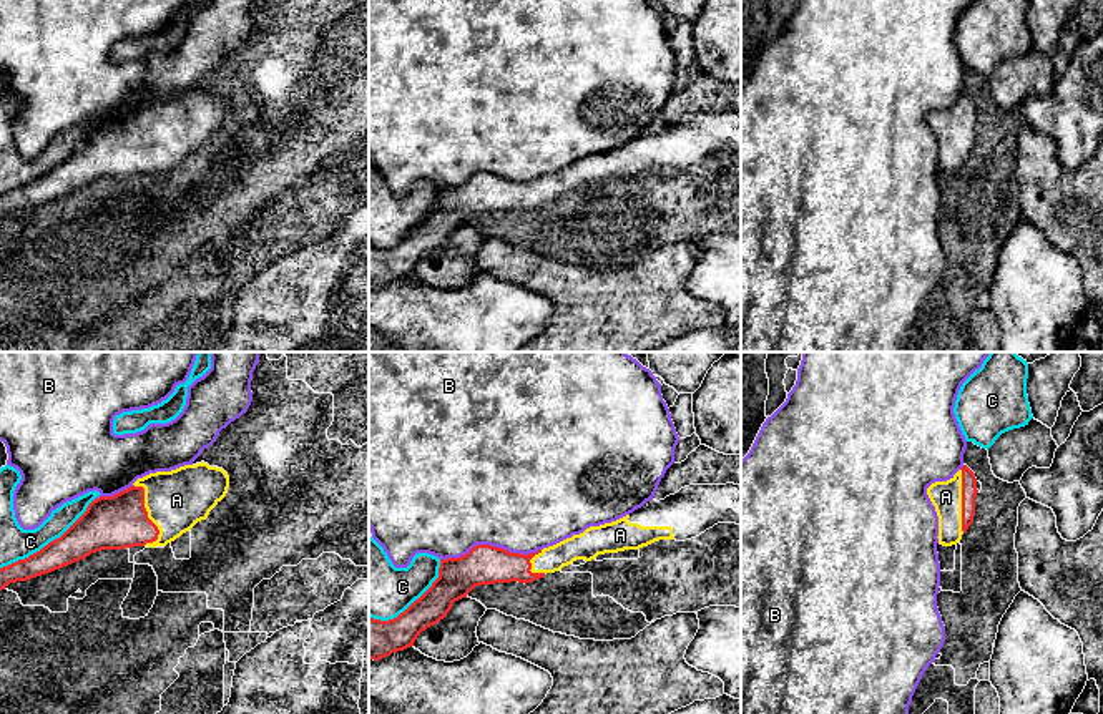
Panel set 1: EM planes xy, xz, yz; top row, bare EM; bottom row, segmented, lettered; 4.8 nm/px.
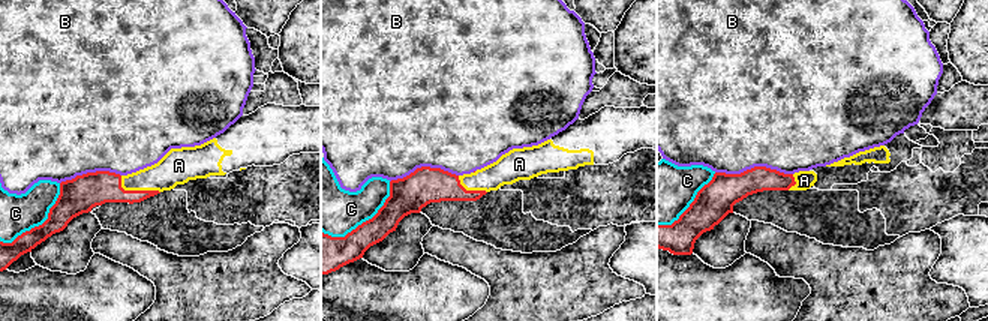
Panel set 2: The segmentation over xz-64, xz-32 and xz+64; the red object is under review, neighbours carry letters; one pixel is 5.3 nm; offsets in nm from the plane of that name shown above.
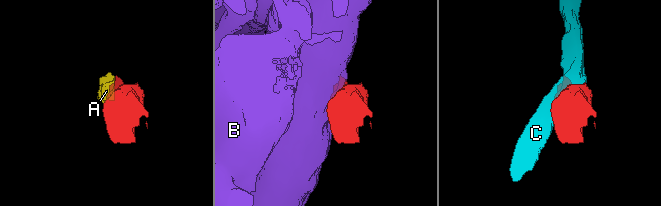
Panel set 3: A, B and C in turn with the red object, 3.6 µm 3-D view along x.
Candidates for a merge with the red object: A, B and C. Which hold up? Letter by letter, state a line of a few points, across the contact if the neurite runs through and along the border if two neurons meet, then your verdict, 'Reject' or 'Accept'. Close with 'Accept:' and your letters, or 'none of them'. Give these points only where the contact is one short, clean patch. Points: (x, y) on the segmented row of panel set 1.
A: Accept
B: Reject
C: Reject
Accept: A

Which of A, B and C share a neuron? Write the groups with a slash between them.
A / B / C

